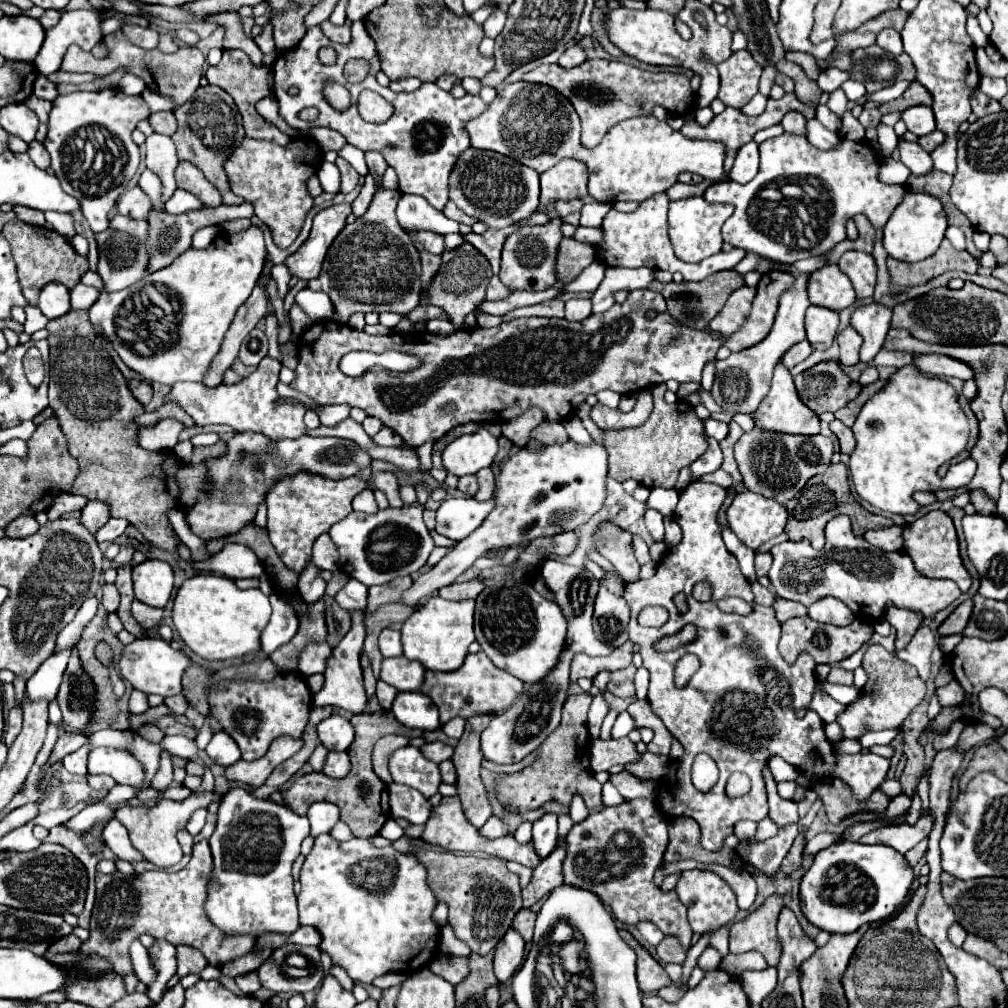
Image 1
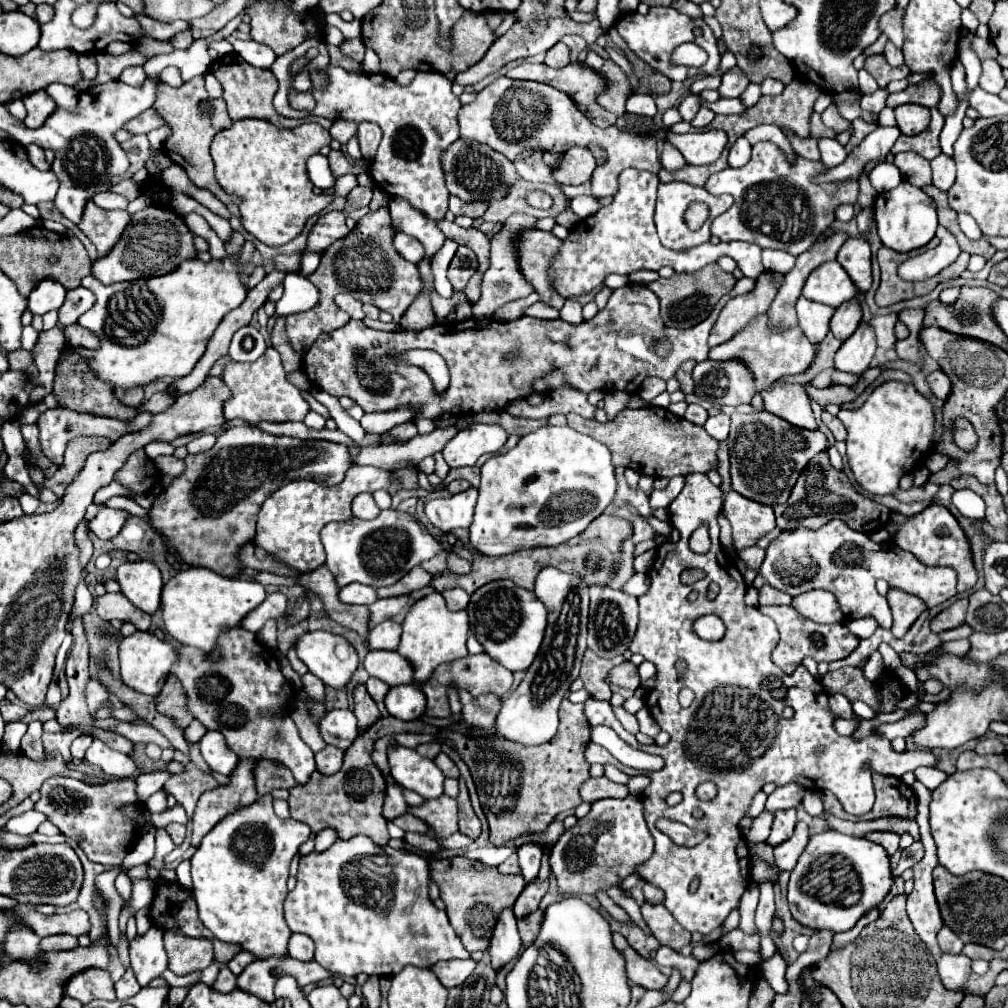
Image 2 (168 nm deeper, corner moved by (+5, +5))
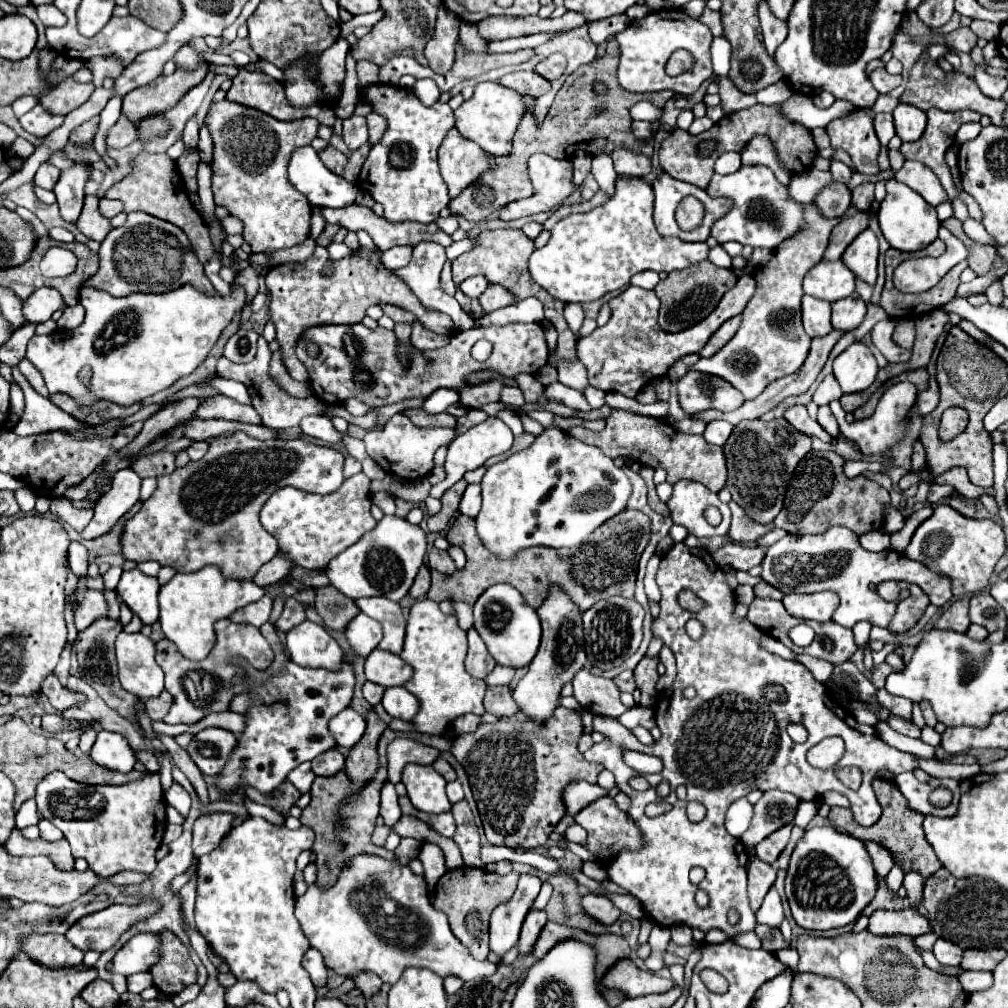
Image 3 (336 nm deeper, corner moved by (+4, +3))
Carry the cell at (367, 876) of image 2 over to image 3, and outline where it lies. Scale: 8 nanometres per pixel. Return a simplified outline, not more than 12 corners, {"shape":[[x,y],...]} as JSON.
{"shape":[[353,856],[295,900],[309,944],[345,978],[491,976],[427,882]]}

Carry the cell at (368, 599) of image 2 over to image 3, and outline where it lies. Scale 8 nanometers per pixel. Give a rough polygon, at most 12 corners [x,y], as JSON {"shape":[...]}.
{"shape":[[383,596],[357,598],[361,612],[379,620],[377,648],[401,654],[405,618]]}

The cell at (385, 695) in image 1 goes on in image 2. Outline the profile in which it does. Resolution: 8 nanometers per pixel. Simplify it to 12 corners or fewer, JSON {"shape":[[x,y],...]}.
{"shape":[[368,678],[366,690],[374,702],[382,702],[390,690],[386,682]]}

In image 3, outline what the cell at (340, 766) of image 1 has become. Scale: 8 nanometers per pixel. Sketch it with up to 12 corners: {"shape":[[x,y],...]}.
{"shape":[[331,748],[311,766],[317,776],[335,776],[343,770],[345,756]]}

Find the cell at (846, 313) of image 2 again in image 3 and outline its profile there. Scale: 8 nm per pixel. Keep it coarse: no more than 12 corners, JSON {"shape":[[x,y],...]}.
{"shape":[[857,294],[837,300],[831,316],[833,328],[855,330],[867,314]]}

